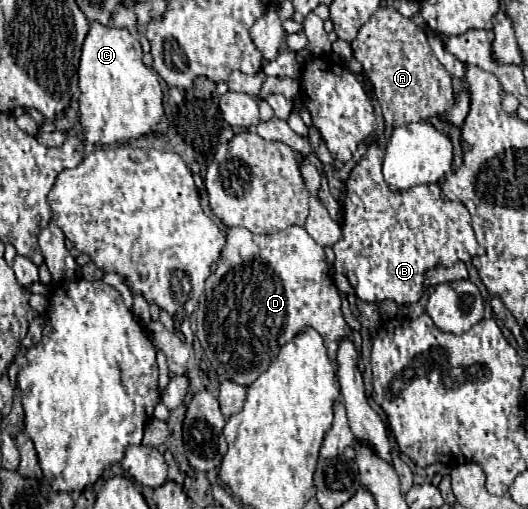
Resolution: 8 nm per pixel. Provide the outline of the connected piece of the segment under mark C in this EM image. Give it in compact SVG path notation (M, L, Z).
M91 24L79 62L79 122L85 140L93 146L129 142L149 134L163 136L169 122L163 108L163 90L157 74L141 62L141 44L125 30Z

